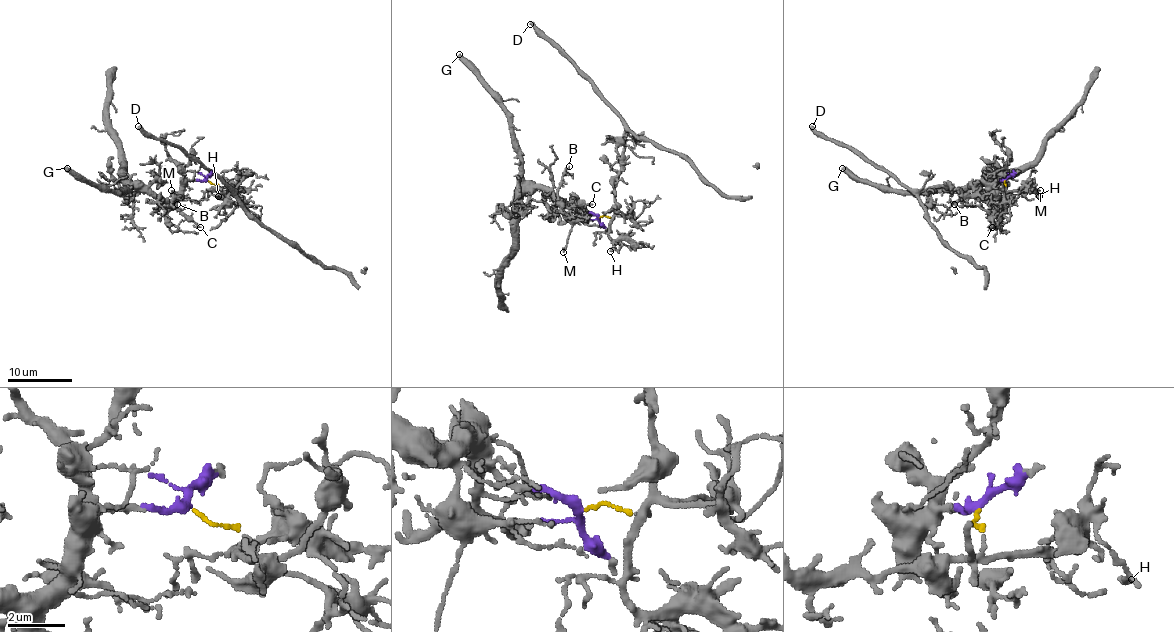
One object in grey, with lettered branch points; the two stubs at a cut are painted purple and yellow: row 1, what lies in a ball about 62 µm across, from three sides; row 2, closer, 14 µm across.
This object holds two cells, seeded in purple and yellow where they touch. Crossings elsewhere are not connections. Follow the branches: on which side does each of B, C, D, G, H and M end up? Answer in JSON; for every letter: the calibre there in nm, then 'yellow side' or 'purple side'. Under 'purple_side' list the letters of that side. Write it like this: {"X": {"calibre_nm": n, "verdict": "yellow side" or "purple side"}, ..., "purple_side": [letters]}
{"B": {"calibre_nm": 150, "verdict": "purple side"}, "C": {"calibre_nm": 110, "verdict": "purple side"}, "D": {"calibre_nm": 400, "verdict": "yellow side"}, "G": {"calibre_nm": 550, "verdict": "purple side"}, "H": {"calibre_nm": 170, "verdict": "yellow side"}, "M": {"calibre_nm": 170, "verdict": "purple side"}, "purple_side": ["B", "C", "G", "M"]}

